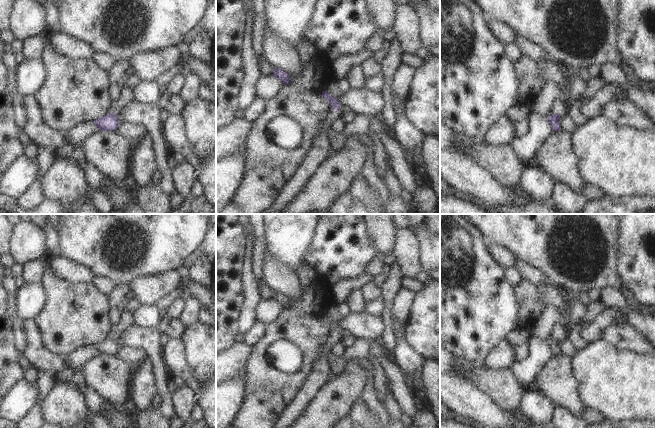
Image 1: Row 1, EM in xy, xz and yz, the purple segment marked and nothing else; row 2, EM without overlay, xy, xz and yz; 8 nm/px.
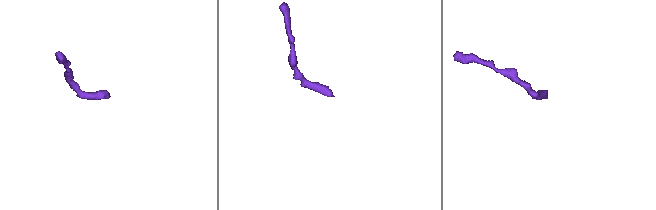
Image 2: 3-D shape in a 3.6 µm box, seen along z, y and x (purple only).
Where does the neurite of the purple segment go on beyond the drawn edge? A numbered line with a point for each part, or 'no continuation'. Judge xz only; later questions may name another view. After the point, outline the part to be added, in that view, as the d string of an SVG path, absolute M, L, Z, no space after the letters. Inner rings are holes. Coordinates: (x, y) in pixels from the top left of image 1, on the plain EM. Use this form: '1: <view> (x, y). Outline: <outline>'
1: xz (365, 325). Outline: M352 313L340 323L340 333L352 335L355 338L364 337L370 340L380 340L385 324L382 317L368 313Z

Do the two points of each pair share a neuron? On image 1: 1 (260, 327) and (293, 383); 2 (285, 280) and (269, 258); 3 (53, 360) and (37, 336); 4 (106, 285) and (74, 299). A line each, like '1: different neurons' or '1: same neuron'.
1: different neurons
2: same neuron
3: same neuron
4: different neurons

